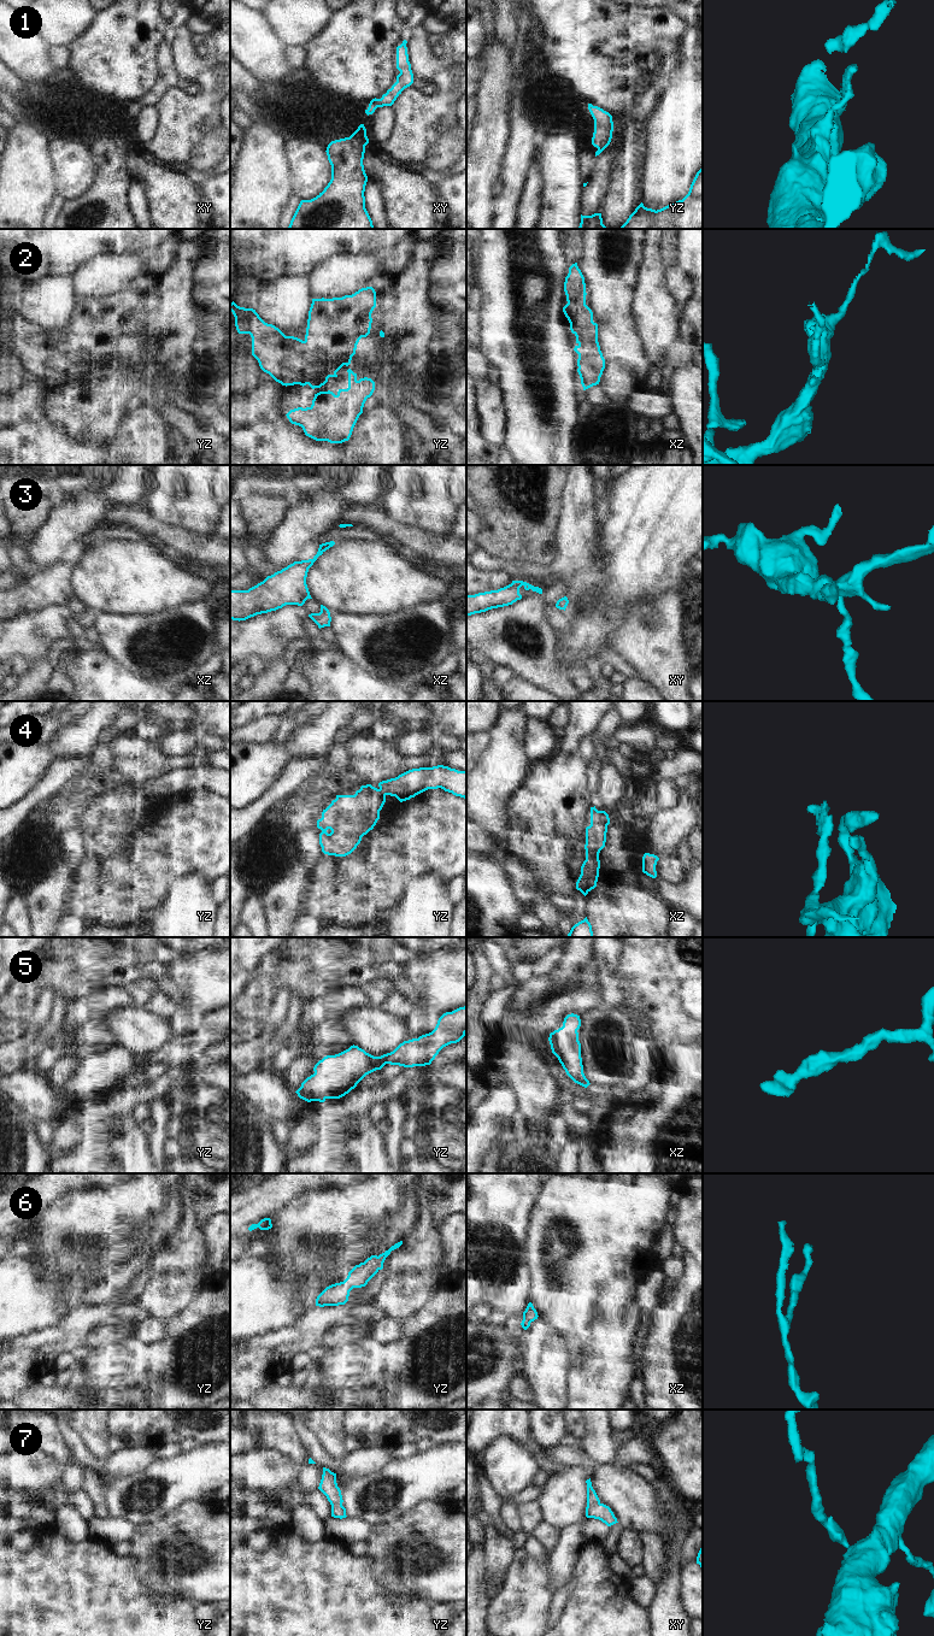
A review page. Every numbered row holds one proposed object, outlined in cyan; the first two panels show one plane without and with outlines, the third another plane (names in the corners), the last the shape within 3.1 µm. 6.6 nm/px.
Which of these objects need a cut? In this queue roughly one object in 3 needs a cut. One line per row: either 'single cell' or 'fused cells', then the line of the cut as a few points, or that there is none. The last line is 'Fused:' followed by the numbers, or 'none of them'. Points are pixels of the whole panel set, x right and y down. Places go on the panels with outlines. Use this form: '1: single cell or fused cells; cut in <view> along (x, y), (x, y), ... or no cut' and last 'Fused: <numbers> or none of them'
1: single cell; no cut
2: single cell; no cut
3: single cell; no cut
4: fused cells; cut in xz along (586, 851), (595, 851), (598, 853)
5: single cell; no cut
6: single cell; no cut
7: single cell; no cut
Fused: 4

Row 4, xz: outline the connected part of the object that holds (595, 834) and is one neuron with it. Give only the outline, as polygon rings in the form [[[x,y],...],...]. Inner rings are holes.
[[[591,807],[591,825],[586,828],[586,852],[597,852],[605,847],[607,825],[610,824],[609,814],[605,811],[598,811]]]

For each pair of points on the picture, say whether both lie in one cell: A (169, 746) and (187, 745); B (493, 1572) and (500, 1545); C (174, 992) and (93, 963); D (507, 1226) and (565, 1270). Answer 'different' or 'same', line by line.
A: same
B: same
C: same
D: different

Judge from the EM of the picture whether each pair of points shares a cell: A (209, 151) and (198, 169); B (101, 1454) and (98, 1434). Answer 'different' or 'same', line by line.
A: same
B: same

